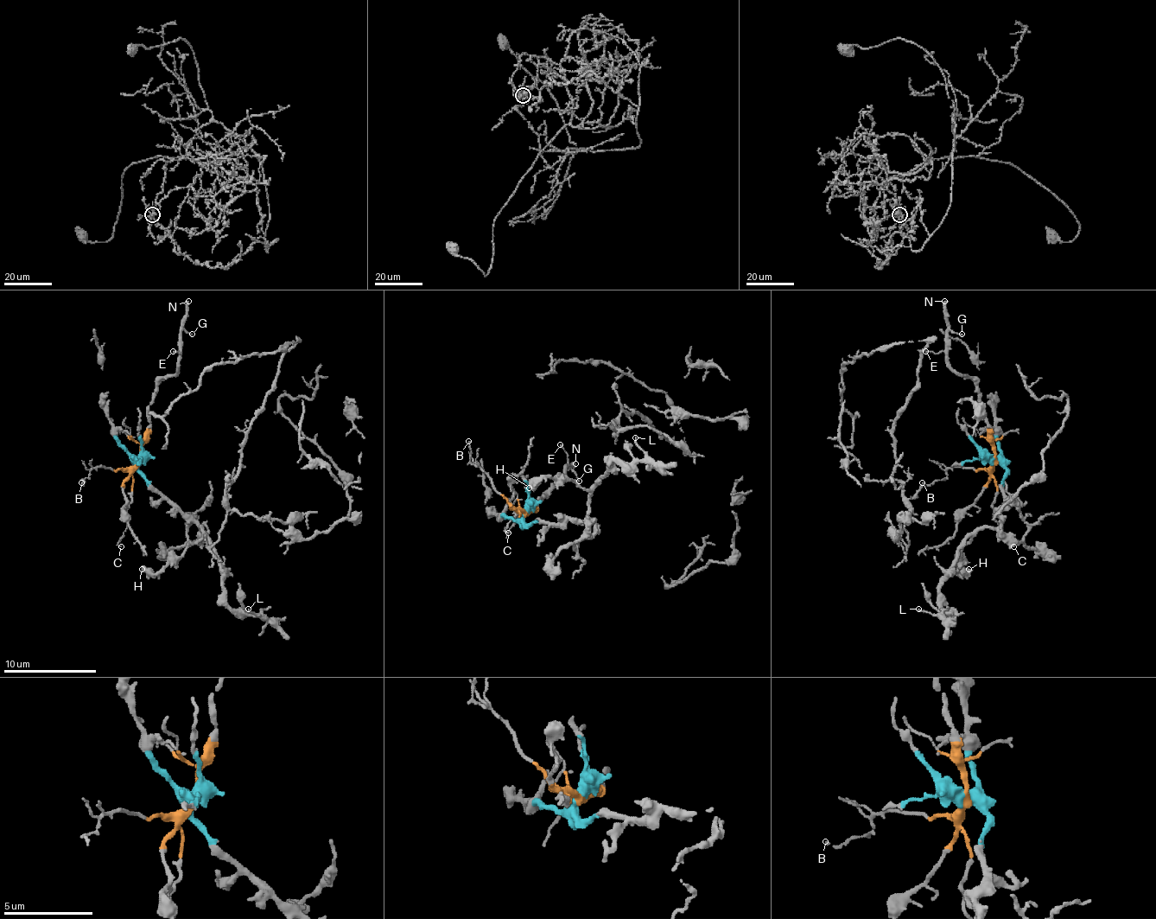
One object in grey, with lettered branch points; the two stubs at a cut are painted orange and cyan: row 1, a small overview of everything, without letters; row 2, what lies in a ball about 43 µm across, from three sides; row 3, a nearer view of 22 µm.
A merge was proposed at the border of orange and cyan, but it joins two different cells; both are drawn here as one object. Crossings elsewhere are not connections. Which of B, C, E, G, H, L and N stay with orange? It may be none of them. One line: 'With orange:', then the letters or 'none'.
With orange: B, C, E, G, N

